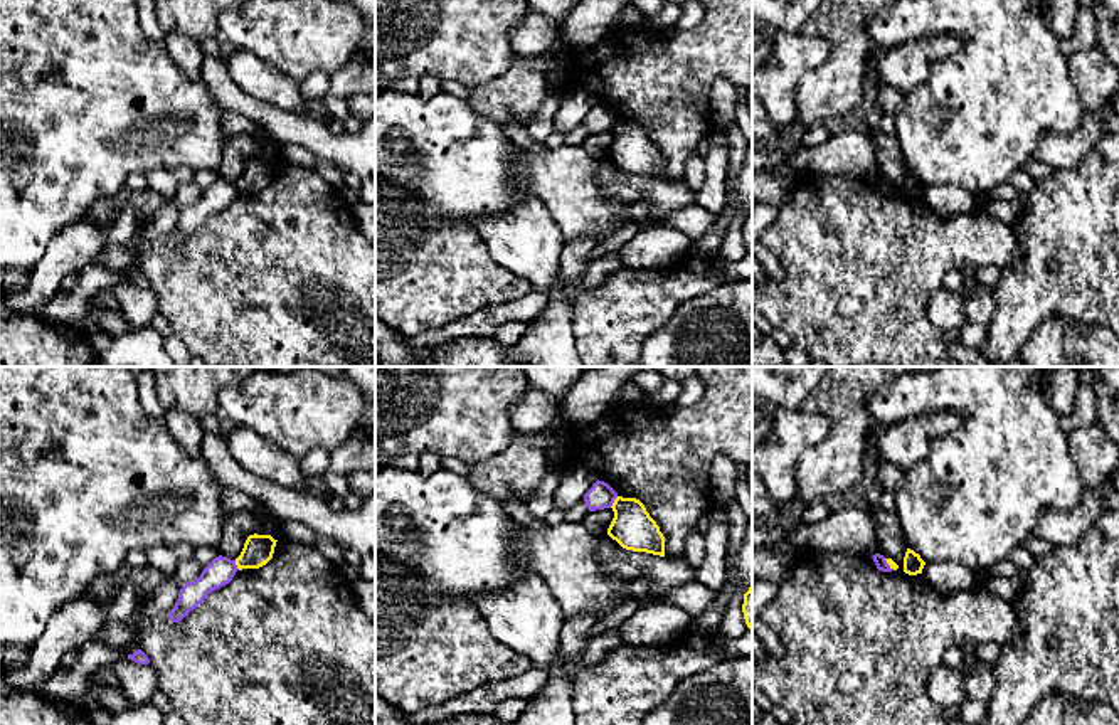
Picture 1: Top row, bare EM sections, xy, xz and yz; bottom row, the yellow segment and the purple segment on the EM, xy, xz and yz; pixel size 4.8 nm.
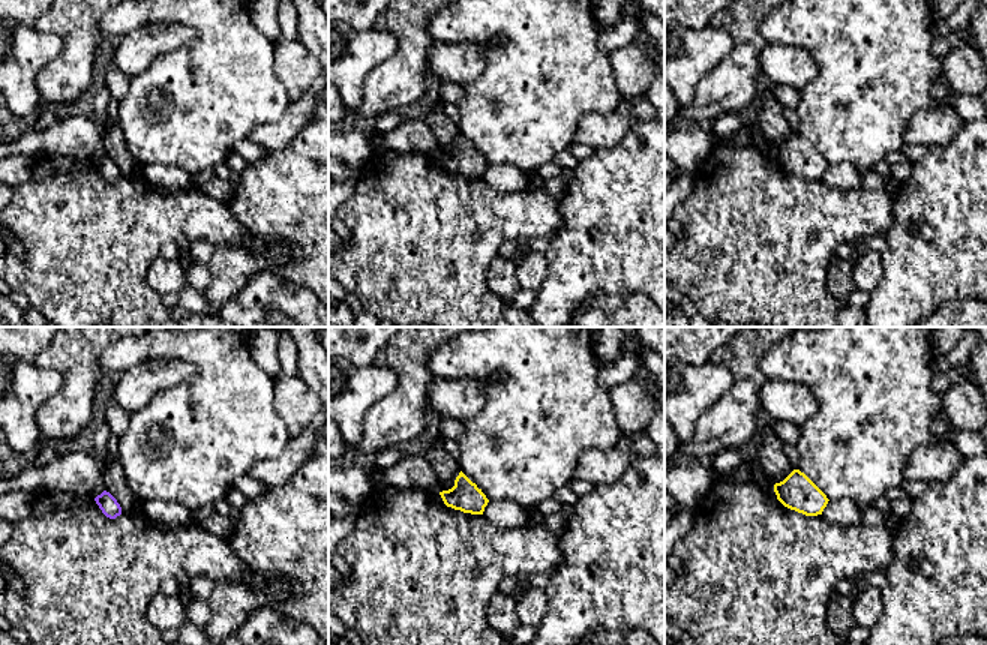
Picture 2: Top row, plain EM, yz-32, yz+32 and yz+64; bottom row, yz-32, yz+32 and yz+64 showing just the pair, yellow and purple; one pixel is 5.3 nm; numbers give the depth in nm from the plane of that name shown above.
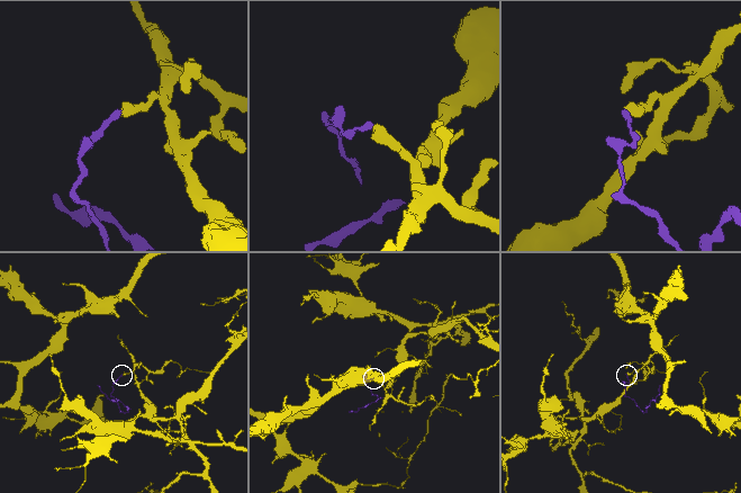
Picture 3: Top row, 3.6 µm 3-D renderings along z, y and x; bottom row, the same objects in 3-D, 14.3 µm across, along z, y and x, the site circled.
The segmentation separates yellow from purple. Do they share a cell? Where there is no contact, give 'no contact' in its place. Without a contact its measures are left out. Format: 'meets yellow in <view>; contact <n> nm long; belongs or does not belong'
meets yellow in xz; contact 70 nm long; does not belong

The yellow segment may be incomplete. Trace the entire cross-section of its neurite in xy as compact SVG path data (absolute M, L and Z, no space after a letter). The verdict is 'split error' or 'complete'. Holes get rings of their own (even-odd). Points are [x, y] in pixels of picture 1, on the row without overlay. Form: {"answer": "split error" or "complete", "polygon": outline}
{"answer": "complete", "polygon": "M249 158L241 178L236 182L237 192L259 192L266 188L273 182L276 165L271 158Z"}

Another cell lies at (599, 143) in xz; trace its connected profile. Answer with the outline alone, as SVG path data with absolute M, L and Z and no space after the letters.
M613 131L596 133L589 135L584 140L582 148L597 158L607 158L607 151L613 141L614 141Z

